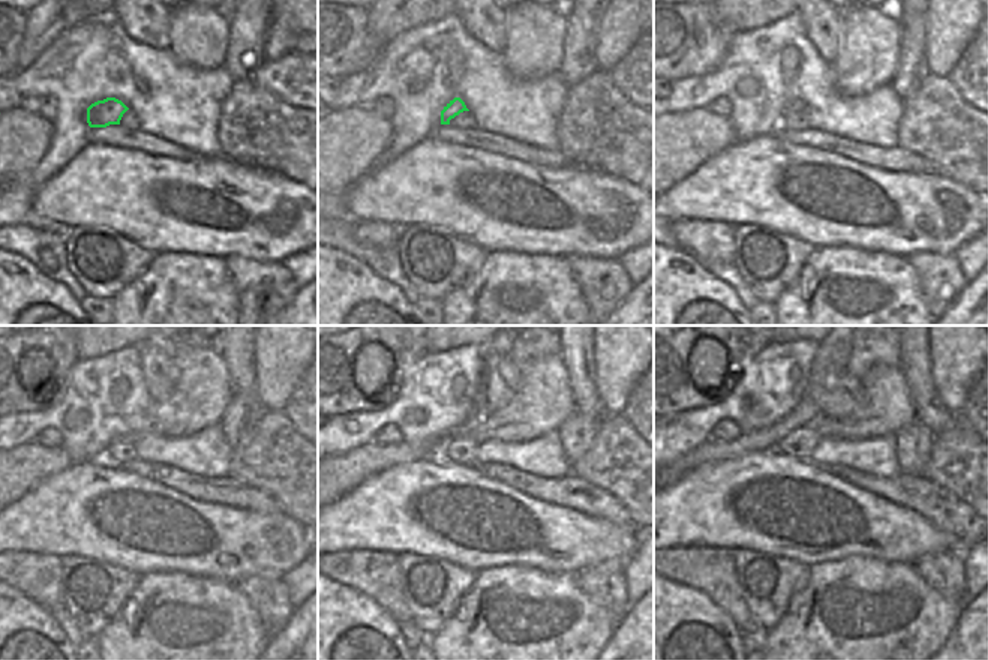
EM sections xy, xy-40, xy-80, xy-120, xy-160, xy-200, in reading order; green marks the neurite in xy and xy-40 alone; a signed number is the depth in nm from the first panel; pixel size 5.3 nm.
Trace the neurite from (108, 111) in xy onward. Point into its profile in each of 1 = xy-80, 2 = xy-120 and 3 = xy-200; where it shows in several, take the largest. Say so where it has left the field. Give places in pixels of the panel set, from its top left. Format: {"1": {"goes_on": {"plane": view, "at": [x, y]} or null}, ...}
{"1": {"goes_on": {"plane": "xy-80", "at": [793, 105]}}, "2": {"goes_on": {"plane": "xy-120", "at": [132, 437]}}, "3": {"goes_on": {"plane": "xy-200", "at": [888, 408]}}}

